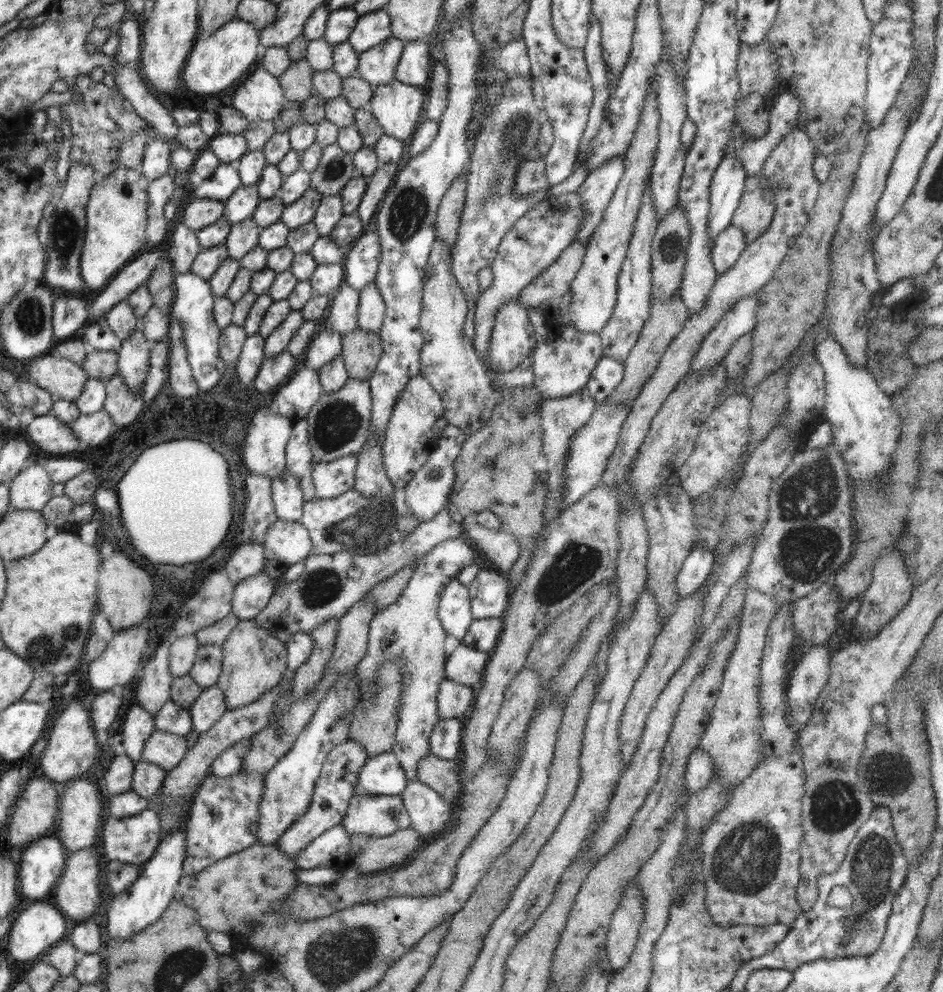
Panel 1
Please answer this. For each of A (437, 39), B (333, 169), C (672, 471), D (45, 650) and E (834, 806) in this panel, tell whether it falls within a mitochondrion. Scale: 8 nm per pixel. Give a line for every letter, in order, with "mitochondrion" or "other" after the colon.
A: other
B: mitochondrion
C: other
D: mitochondrion
E: mitochondrion

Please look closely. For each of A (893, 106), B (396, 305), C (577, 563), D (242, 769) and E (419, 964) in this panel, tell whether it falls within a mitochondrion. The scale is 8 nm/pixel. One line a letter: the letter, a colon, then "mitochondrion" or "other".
A: other
B: other
C: mitochondrion
D: other
E: other

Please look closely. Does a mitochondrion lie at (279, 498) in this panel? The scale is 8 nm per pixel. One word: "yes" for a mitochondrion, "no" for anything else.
no

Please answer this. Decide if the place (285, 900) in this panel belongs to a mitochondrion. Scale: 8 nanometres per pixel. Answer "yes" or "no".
no

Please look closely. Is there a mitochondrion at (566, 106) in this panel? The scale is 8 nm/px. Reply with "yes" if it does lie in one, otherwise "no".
yes

